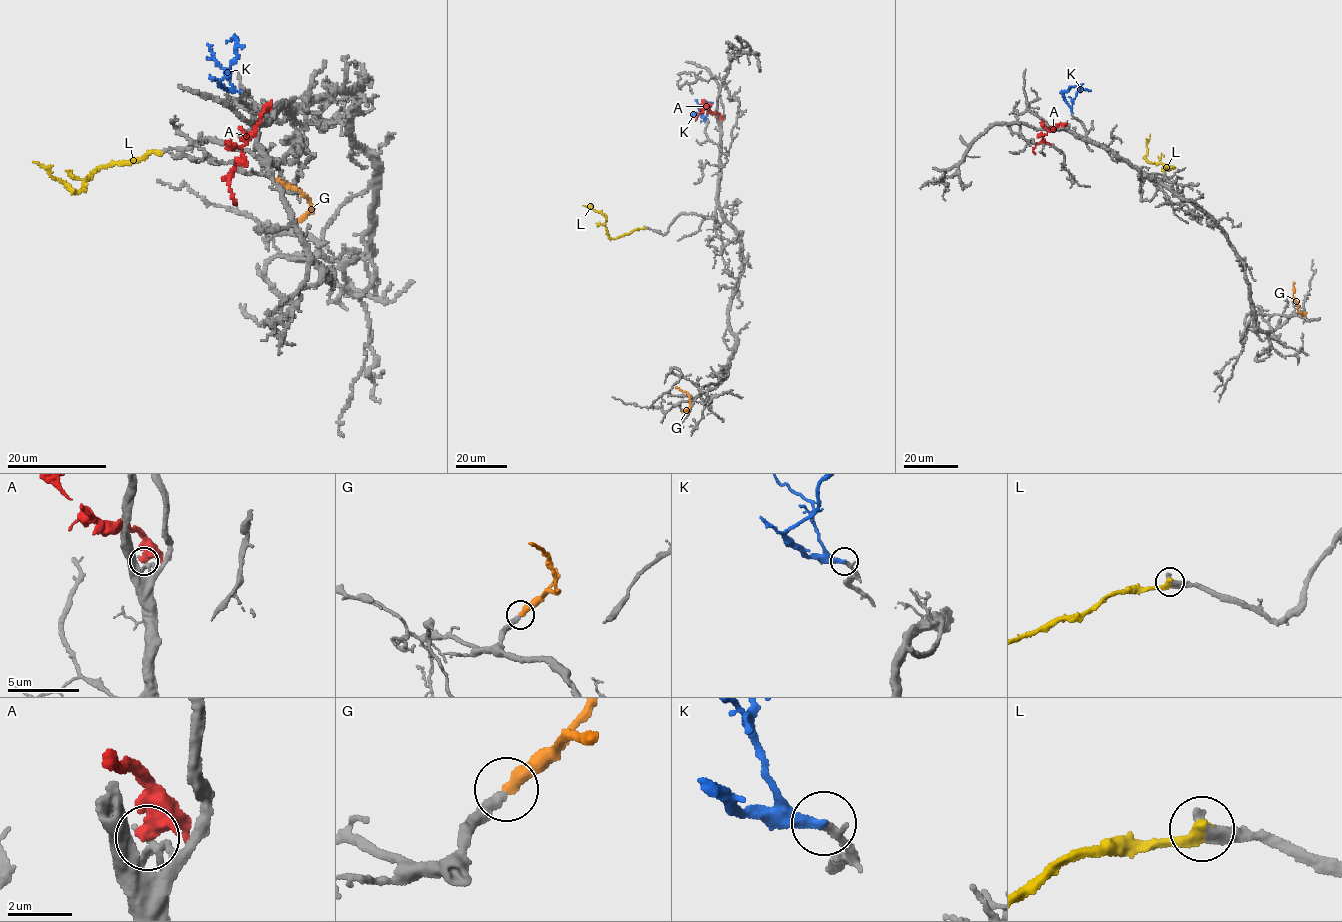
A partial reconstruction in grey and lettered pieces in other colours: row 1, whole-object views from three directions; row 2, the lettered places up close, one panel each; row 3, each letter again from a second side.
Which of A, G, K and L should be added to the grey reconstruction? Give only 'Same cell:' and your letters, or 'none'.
Same cell: G, K, L

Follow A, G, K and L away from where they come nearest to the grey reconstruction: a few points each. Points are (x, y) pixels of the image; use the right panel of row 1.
A: (1066, 125), (1060, 124), (1042, 136), (1042, 141), (1033, 150), (1035, 153)
G: (1303, 315), (1298, 311), (1293, 293), (1295, 282)
K: (1072, 112), (1064, 92), (1079, 86), (1090, 91)
L: (1162, 170), (1173, 167), (1146, 160), (1150, 134)

